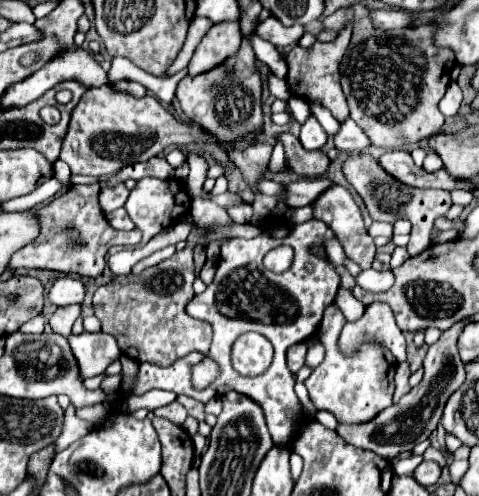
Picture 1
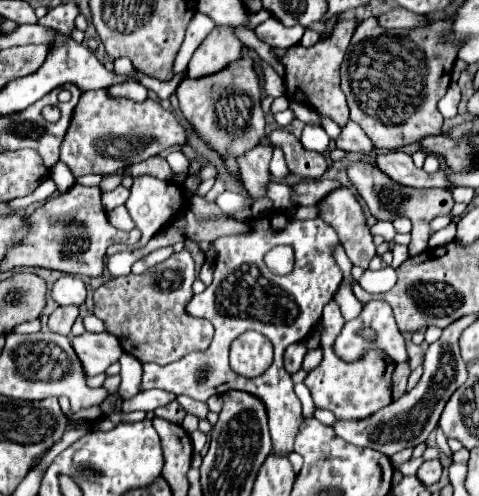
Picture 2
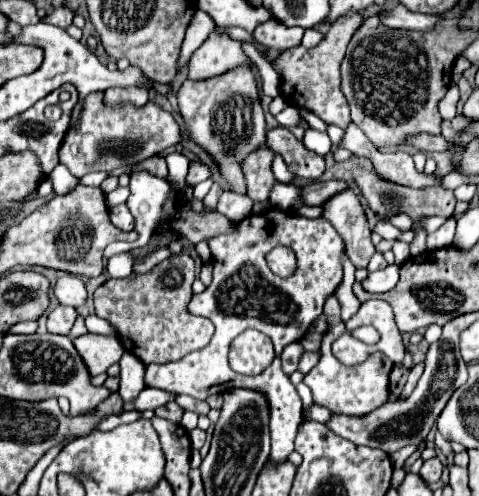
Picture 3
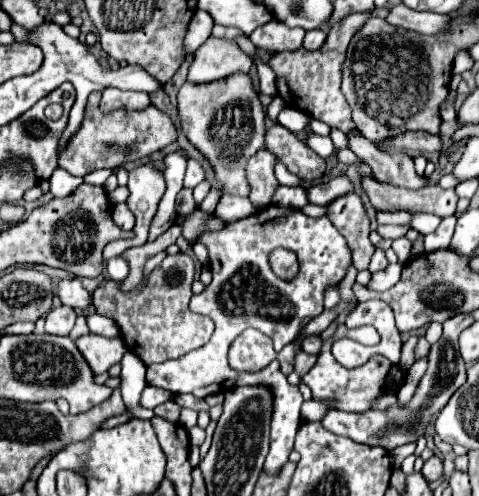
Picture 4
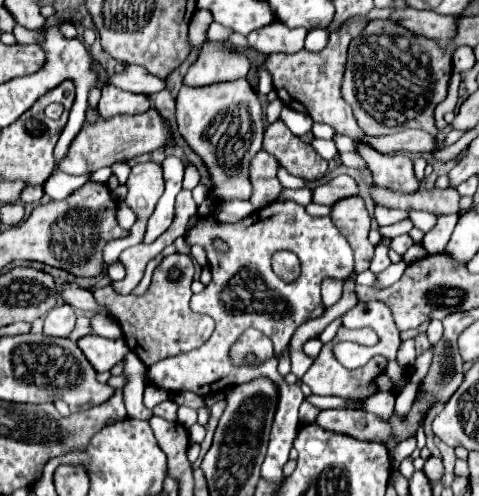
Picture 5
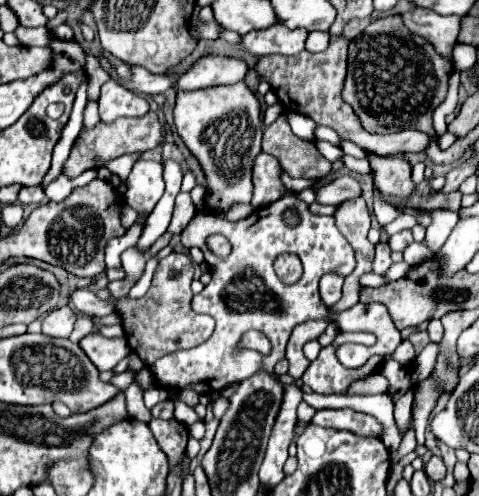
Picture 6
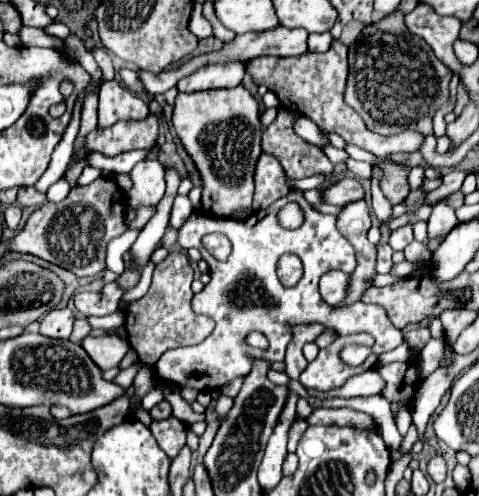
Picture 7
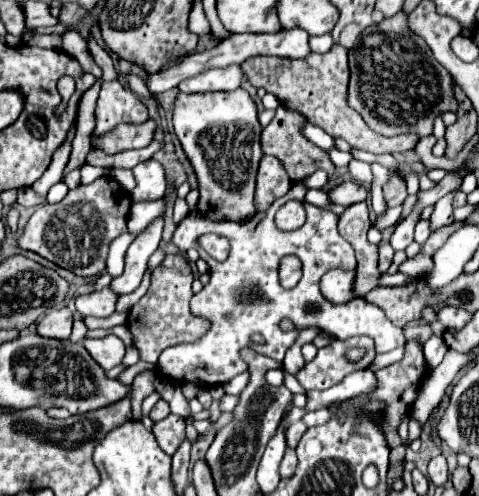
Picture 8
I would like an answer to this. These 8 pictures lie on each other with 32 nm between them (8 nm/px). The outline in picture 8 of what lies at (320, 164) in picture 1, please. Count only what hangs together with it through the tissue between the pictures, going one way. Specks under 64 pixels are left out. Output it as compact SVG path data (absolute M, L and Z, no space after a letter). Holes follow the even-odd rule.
M280 106L276 110L276 116L274 120L262 130L262 152L264 154L272 154L276 156L282 166L286 168L288 176L296 182L296 180L302 180L304 176L310 176L314 174L316 170L325 170L328 175L331 176L335 171L335 166L331 162L328 153L318 146L314 146L312 142L308 142L302 134L300 134L300 128L302 128L302 122L306 118L300 116L300 112L294 112L294 110L288 110L284 106Z

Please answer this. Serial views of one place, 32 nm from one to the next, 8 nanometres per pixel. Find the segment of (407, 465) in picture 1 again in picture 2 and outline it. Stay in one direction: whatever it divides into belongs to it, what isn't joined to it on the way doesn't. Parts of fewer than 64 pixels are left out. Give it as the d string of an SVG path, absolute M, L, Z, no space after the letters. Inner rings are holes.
M422 457L410 459L398 466L396 470L398 469L404 476L415 475L418 471L418 468L422 465L423 461L424 459Z

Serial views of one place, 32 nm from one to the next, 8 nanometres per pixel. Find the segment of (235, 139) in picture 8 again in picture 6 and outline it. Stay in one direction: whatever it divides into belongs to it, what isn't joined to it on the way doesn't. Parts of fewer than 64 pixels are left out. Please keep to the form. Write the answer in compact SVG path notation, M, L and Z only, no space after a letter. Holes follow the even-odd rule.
M246 82L212 86L200 90L180 90L174 108L176 130L190 152L200 160L206 180L206 206L210 214L220 214L236 202L252 198L252 160L262 142L262 110Z

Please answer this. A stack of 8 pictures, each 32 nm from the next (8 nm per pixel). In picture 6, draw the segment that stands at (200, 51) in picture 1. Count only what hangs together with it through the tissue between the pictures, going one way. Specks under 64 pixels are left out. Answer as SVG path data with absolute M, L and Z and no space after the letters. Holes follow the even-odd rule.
M206 54L180 78L178 84L180 84L180 90L232 84L236 80L242 80L246 72L248 72L248 64L242 58Z

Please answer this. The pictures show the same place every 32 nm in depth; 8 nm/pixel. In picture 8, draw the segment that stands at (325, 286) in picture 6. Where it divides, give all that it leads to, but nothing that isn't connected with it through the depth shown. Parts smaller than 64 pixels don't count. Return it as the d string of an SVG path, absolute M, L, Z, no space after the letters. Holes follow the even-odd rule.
M330 270L320 280L322 296L328 302L344 302L344 298L352 296L352 280L354 272L346 270Z

